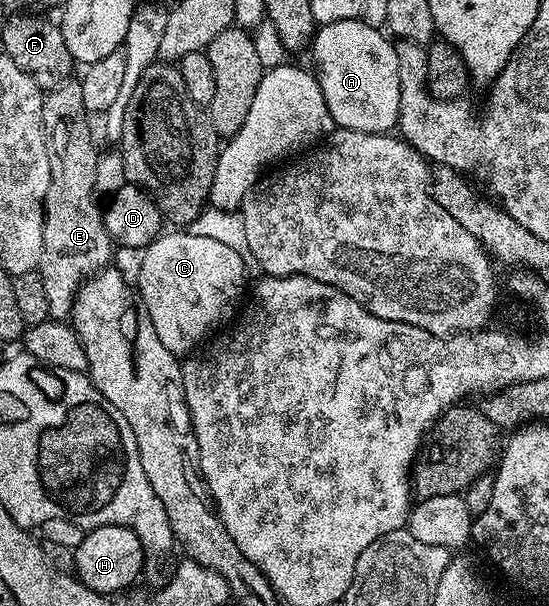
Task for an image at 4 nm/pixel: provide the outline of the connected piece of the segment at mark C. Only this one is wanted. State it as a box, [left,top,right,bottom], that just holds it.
[136,230,247,357]

